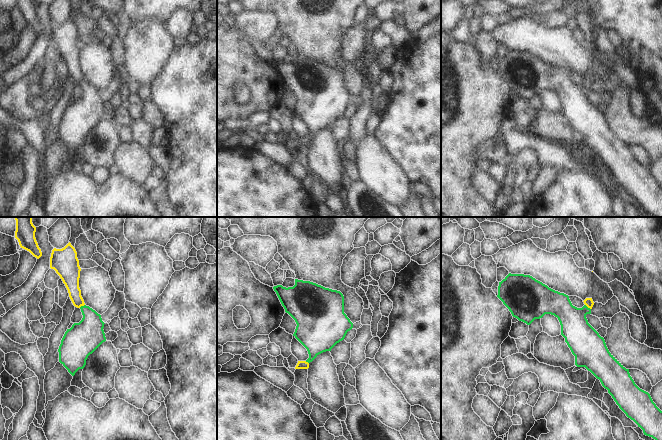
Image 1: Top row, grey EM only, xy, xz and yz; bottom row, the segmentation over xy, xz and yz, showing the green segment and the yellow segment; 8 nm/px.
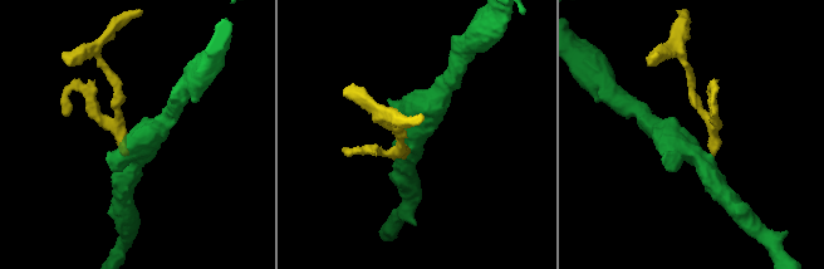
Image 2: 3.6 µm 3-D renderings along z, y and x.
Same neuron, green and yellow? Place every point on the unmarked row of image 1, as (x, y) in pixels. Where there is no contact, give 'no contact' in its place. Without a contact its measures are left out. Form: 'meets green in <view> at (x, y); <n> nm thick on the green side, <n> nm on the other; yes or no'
meets green in yz at (587, 83); 240 nm thick on the green side, 70 nm on the other; yes

